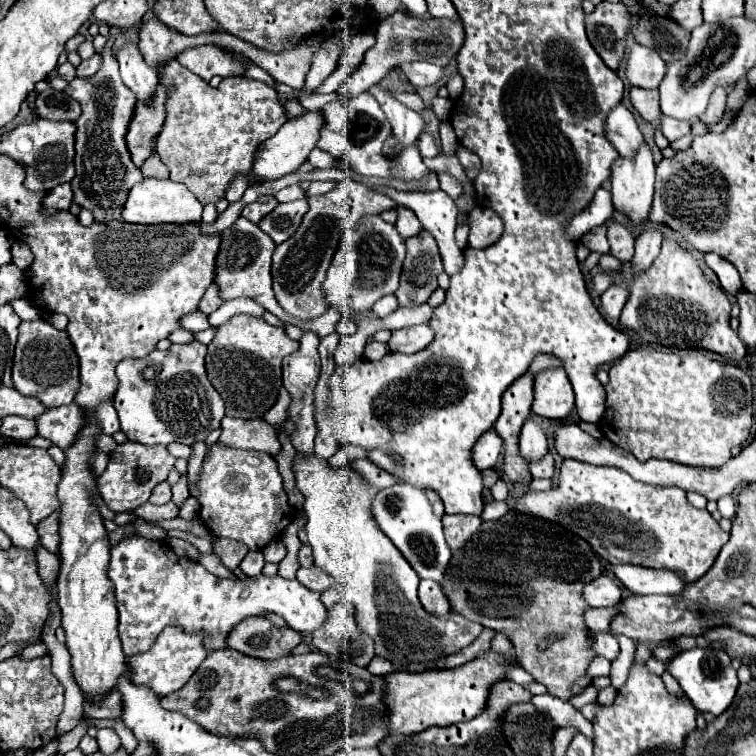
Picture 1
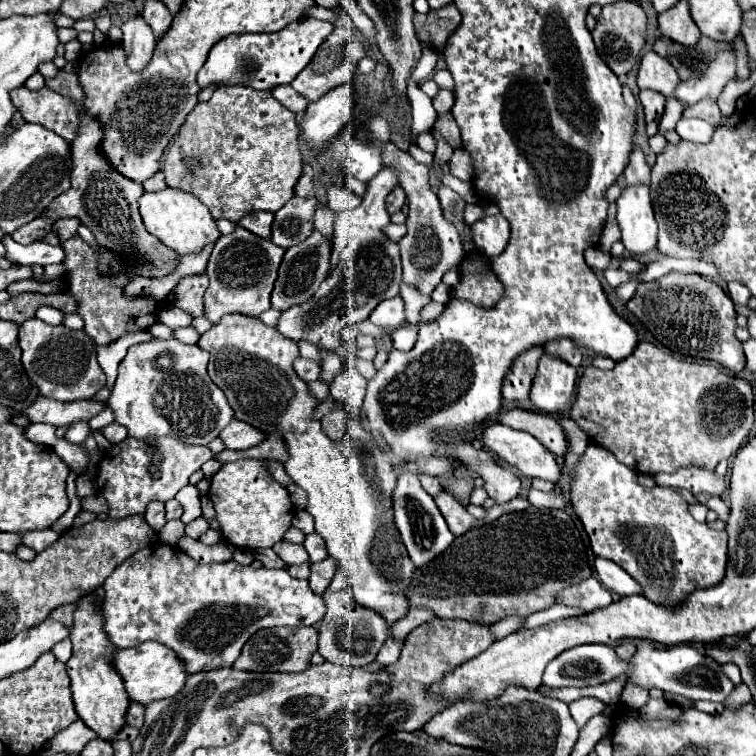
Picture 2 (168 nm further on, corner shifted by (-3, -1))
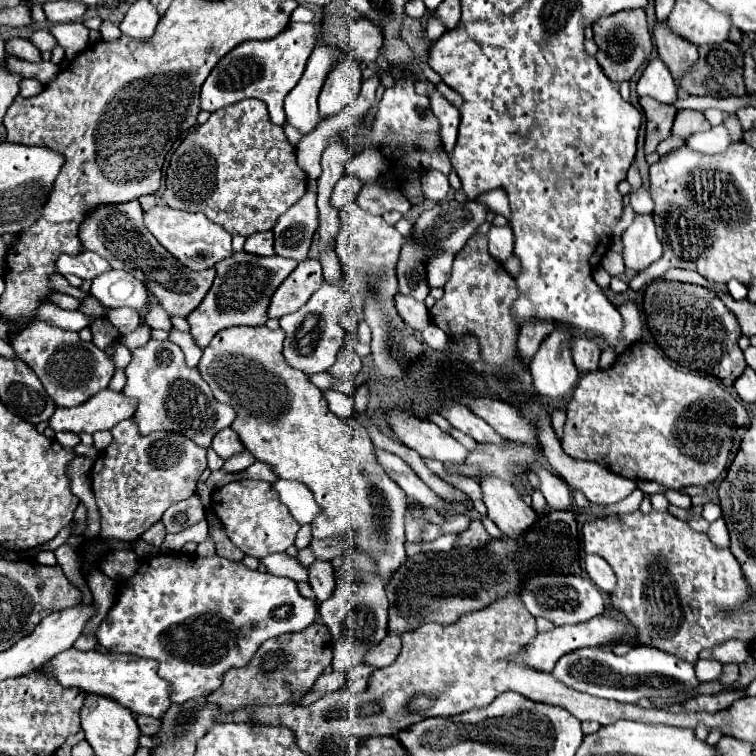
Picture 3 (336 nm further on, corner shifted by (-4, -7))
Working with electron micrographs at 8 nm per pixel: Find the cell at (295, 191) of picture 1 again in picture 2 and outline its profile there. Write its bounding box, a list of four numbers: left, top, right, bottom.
[295,163,315,195]

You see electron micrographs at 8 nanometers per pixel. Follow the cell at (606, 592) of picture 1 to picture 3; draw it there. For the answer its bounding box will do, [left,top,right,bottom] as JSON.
[522,575,606,625]

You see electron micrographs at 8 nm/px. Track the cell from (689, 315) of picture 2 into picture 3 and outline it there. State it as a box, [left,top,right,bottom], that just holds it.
[644,281,746,391]

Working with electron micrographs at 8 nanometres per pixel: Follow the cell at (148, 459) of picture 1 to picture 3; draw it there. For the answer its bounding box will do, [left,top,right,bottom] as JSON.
[92,419,206,539]

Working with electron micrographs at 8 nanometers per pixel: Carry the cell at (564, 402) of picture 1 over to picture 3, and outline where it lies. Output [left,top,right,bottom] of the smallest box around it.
[530,329,578,397]

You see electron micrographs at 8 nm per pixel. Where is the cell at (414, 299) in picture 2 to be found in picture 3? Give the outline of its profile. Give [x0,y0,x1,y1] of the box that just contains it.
[396,201,486,301]

